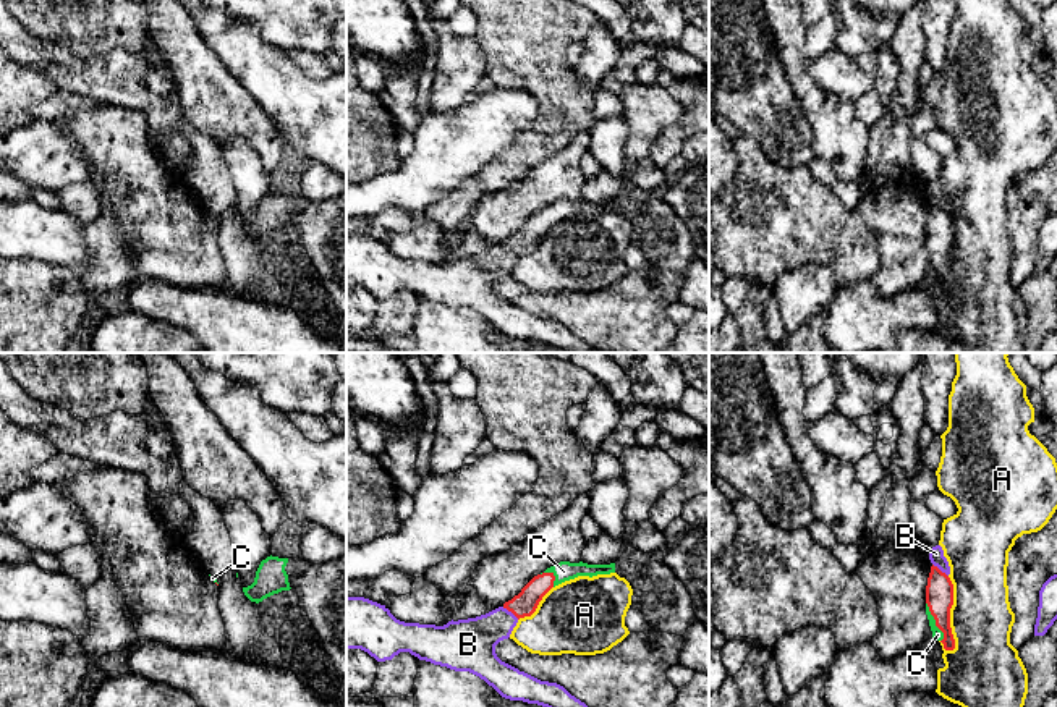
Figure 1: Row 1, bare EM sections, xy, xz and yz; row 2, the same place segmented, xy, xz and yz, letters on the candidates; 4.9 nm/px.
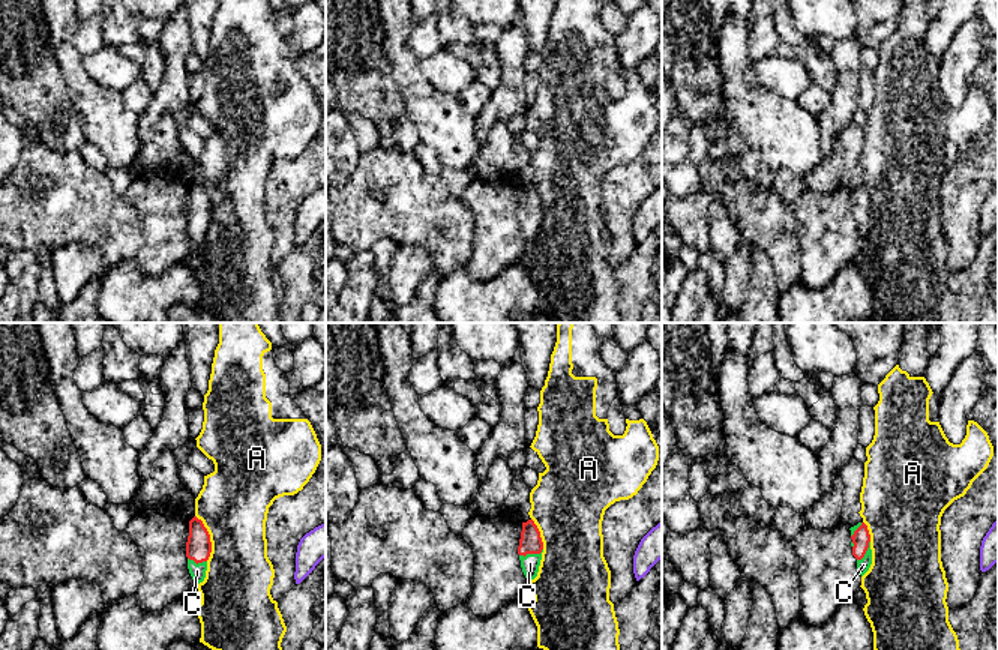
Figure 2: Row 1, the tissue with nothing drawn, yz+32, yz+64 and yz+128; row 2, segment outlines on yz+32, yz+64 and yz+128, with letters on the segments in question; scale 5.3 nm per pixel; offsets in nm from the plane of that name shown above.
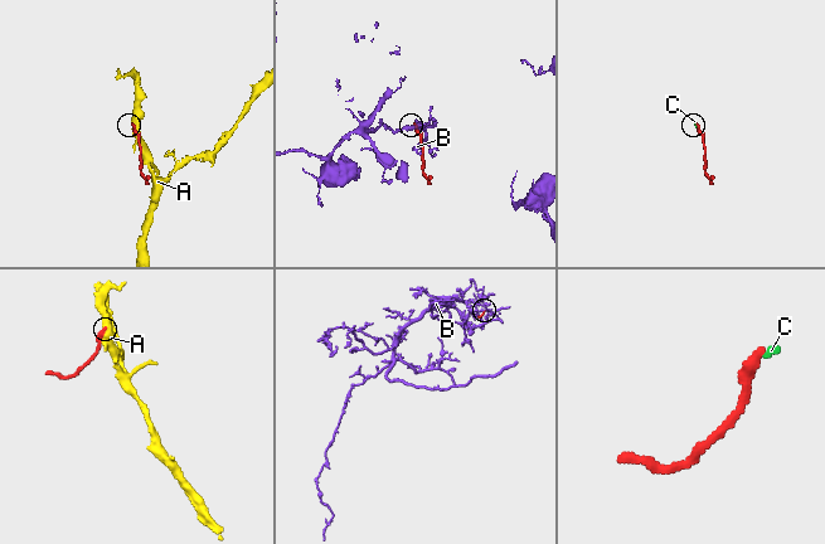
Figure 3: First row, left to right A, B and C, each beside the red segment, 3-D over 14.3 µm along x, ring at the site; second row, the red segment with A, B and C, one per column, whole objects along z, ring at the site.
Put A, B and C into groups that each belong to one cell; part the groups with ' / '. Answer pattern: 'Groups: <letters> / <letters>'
Groups: A / B / C

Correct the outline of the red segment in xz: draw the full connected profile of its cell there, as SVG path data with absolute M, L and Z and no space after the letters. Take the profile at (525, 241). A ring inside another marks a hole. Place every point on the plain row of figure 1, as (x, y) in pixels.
M560 199L547 205L544 210L534 214L518 233L503 241L503 246L512 249L518 257L531 254L542 235L555 223L575 217L578 214L597 214L615 210L615 201L610 202L588 202Z

